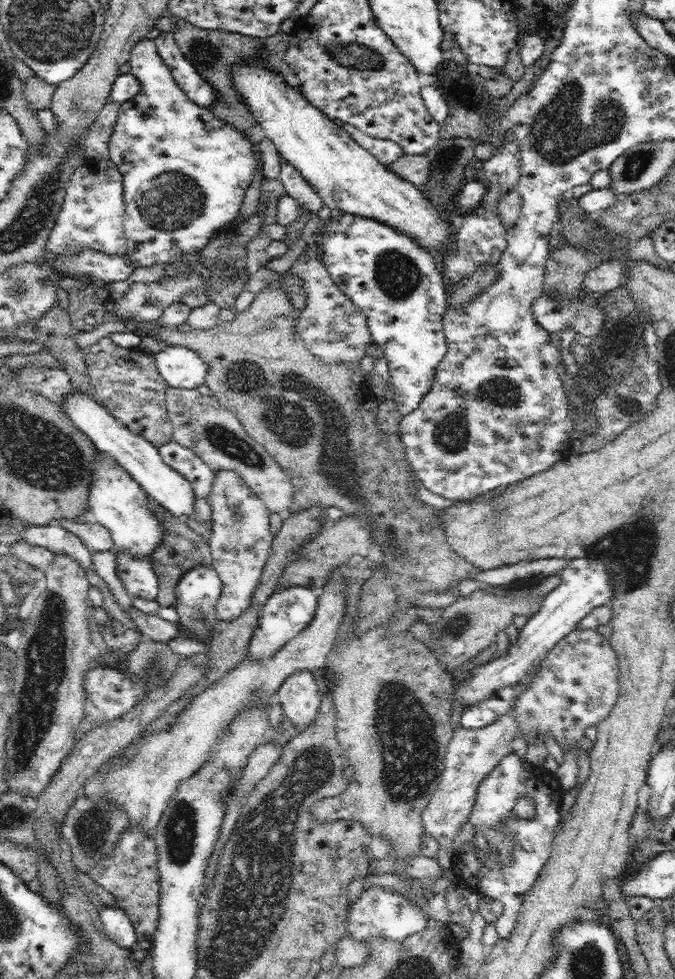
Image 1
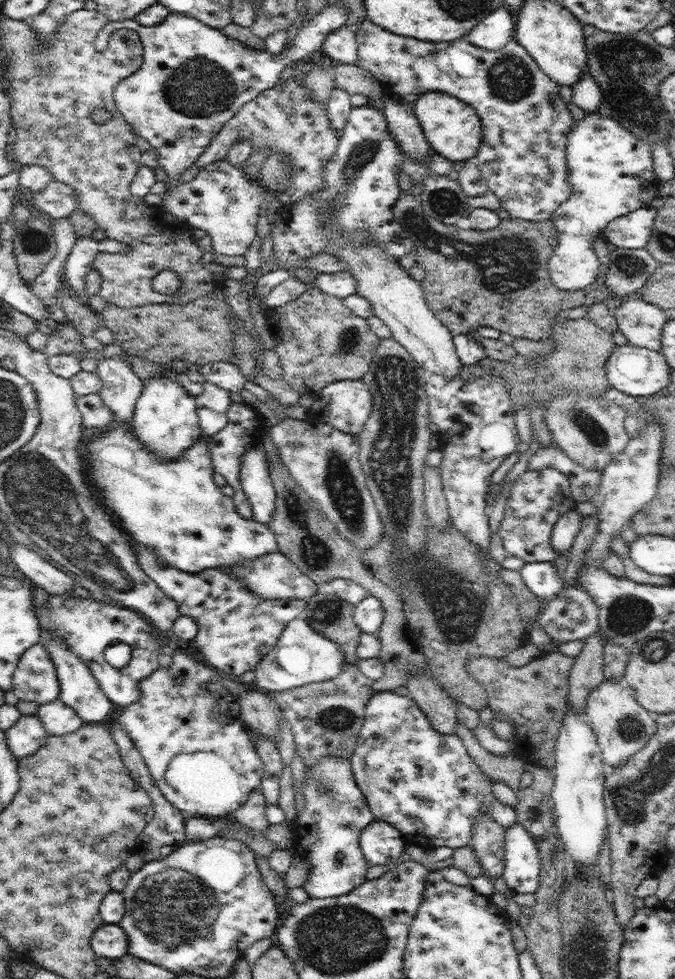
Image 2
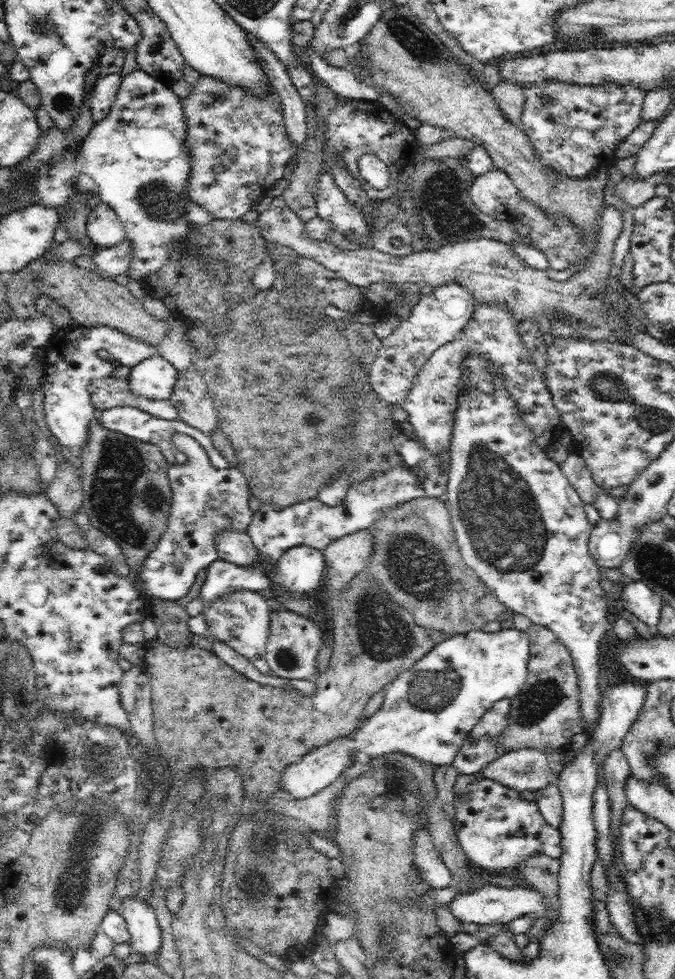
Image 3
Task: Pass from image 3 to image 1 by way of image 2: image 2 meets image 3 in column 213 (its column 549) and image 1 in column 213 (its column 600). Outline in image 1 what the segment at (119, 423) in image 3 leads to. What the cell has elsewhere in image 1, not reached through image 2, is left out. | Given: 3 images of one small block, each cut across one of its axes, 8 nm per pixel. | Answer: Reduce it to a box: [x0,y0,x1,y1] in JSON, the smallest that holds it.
[157,440,215,498]

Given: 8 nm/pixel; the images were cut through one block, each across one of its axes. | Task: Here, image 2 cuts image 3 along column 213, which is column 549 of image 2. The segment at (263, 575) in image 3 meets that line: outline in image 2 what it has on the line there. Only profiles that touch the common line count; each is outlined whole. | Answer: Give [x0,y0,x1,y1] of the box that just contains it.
[519,562,564,601]

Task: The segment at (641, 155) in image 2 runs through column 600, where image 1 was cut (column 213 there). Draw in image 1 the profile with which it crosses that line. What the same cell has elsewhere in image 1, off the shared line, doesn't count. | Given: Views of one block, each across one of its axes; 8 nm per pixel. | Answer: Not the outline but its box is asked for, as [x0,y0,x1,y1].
[108,37,262,268]

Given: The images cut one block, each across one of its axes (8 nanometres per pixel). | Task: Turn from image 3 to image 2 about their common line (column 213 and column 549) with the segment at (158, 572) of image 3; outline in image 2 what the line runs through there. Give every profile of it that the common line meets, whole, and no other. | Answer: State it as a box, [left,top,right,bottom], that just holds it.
[498,465,578,563]

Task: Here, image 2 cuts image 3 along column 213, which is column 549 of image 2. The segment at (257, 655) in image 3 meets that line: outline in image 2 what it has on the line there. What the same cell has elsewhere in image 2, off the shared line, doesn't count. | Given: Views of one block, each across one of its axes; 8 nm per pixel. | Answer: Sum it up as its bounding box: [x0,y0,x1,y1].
[537,576,600,643]

